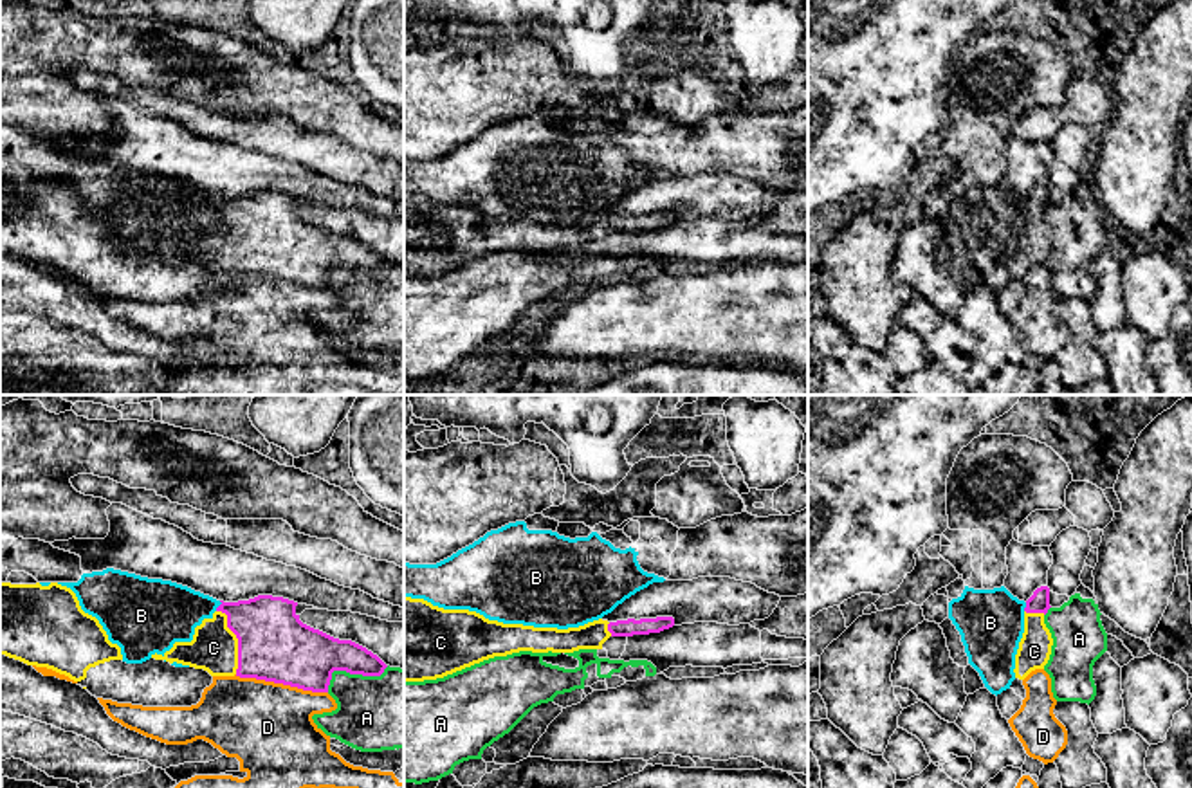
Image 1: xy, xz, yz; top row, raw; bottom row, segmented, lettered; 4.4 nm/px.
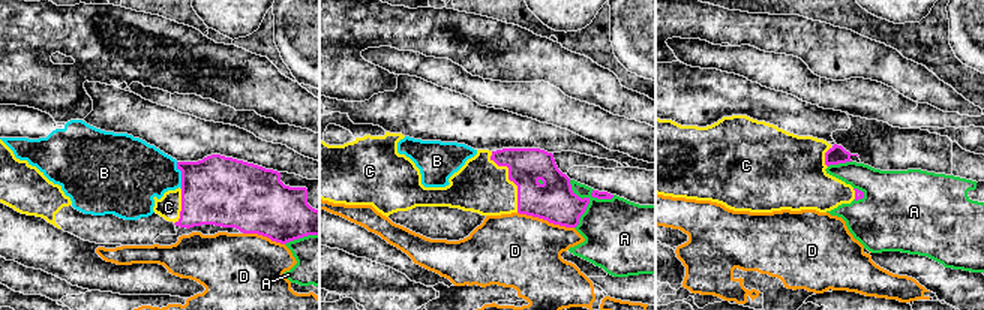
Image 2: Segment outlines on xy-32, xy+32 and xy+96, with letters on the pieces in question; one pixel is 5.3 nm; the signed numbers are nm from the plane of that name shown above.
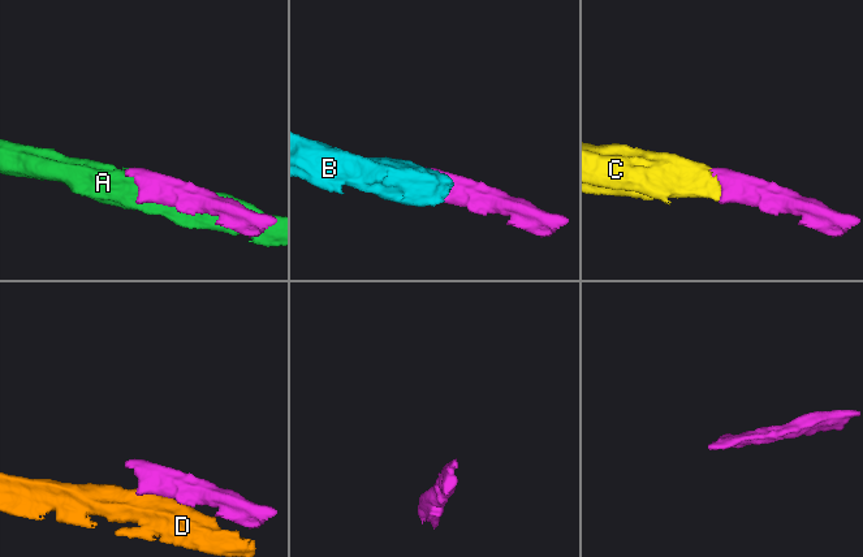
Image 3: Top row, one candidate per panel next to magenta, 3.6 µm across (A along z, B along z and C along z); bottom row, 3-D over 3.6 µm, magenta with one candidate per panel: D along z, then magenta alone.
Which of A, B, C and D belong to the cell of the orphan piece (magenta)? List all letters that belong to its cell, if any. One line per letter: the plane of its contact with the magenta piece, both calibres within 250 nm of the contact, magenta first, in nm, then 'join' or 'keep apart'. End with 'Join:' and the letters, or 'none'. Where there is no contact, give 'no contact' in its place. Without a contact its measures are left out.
A: xy | 280/340 nm | keep apart
B: xy | 280/280 nm | keep apart
C: xy | 320/200 nm | join
D: xy | 320/400 nm | keep apart
Join: C

